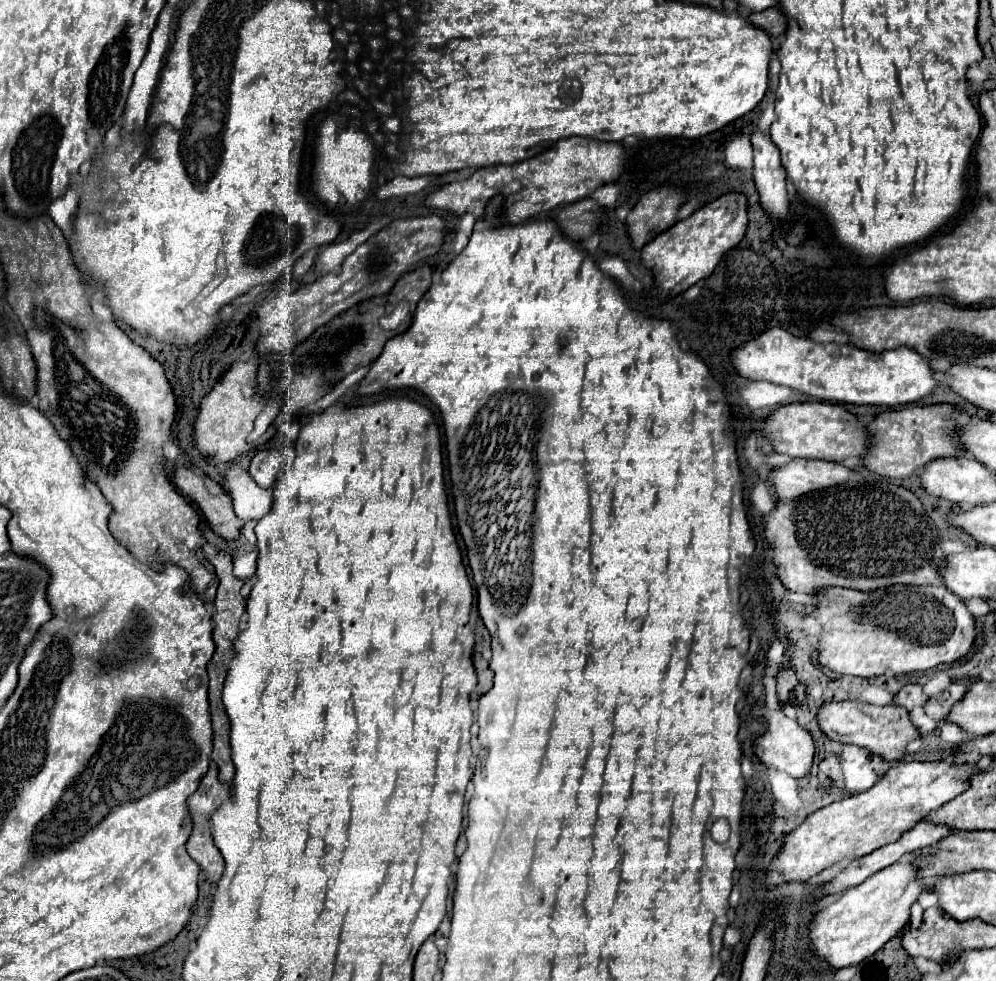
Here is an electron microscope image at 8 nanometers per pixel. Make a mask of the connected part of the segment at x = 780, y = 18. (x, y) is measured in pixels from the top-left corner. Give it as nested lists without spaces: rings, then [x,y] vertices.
[[[768,8],[768,10],[762,10],[762,12],[754,12],[754,14],[750,14],[750,22],[764,28],[772,36],[774,42],[784,40],[788,20],[778,8]]]

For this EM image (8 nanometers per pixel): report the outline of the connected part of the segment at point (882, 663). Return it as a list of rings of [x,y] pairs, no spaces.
[[[944,584],[896,586],[874,592],[828,588],[816,596],[818,606],[810,614],[822,624],[818,660],[838,674],[870,678],[888,672],[926,672],[940,664],[954,664],[974,648],[980,632],[964,602]]]

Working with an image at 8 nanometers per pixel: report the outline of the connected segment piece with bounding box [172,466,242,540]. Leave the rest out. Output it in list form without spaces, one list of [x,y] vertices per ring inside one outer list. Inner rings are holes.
[[[174,466],[172,482],[176,490],[194,502],[210,528],[222,538],[236,538],[242,528],[242,520],[232,510],[232,498],[220,488],[218,482],[194,470],[194,466]]]

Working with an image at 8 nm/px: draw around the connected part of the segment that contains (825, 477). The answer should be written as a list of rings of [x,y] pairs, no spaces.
[[[796,458],[794,462],[774,470],[772,482],[776,486],[778,500],[788,500],[804,496],[808,492],[844,484],[850,480],[850,474],[852,470],[838,462]]]

